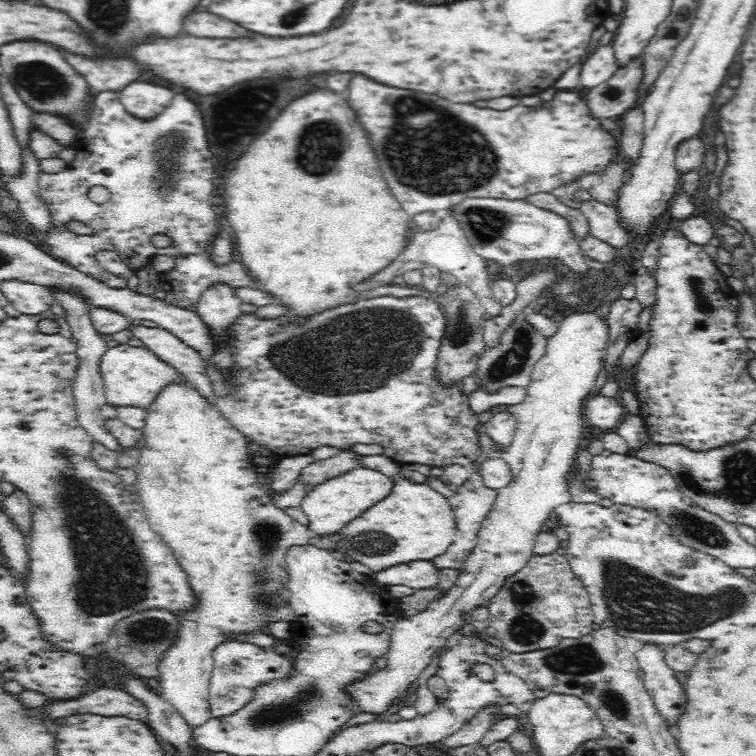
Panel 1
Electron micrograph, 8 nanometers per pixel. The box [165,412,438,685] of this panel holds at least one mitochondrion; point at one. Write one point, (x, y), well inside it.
(372, 542)

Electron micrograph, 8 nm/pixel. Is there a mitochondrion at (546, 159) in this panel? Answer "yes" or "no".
no

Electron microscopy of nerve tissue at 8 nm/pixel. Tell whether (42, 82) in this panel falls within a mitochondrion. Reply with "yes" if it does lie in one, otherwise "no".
yes

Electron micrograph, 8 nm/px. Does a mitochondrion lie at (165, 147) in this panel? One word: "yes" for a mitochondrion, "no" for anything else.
yes

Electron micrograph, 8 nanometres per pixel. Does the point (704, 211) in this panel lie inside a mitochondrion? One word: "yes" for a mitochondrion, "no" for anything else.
no

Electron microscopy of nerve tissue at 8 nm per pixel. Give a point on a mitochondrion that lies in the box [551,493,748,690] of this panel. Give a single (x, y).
(705, 532)

